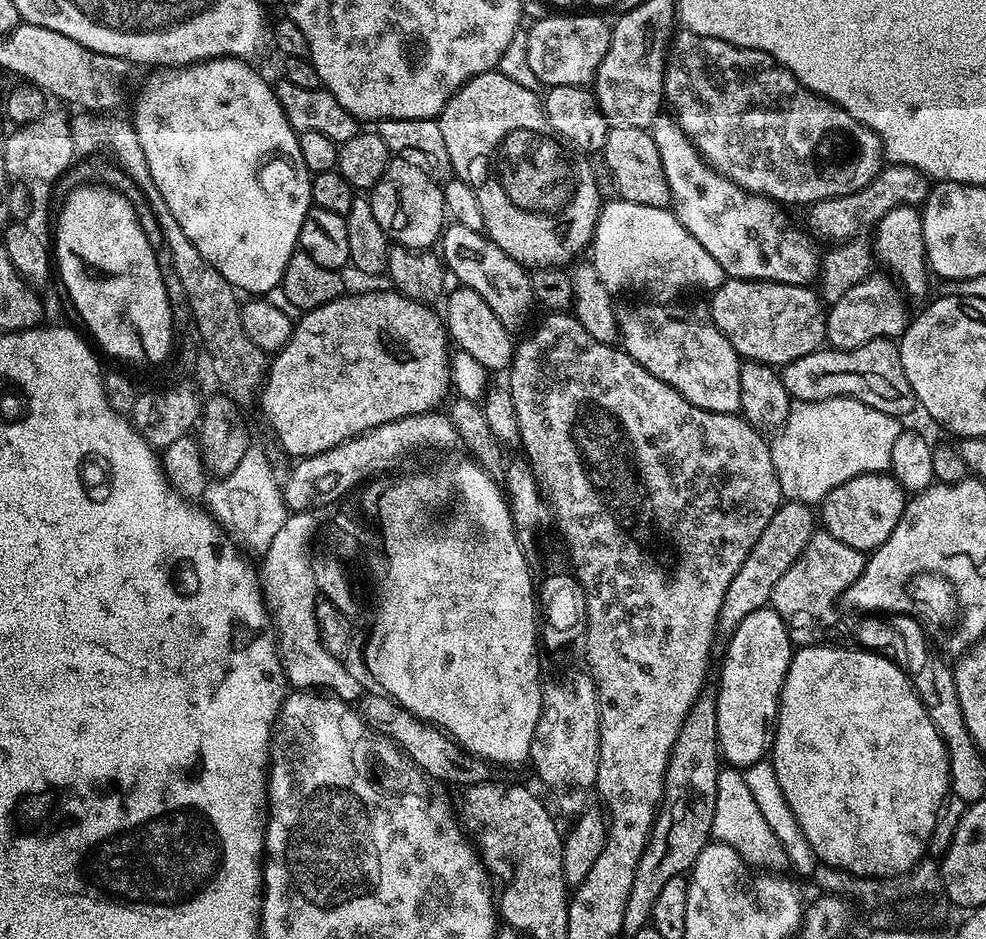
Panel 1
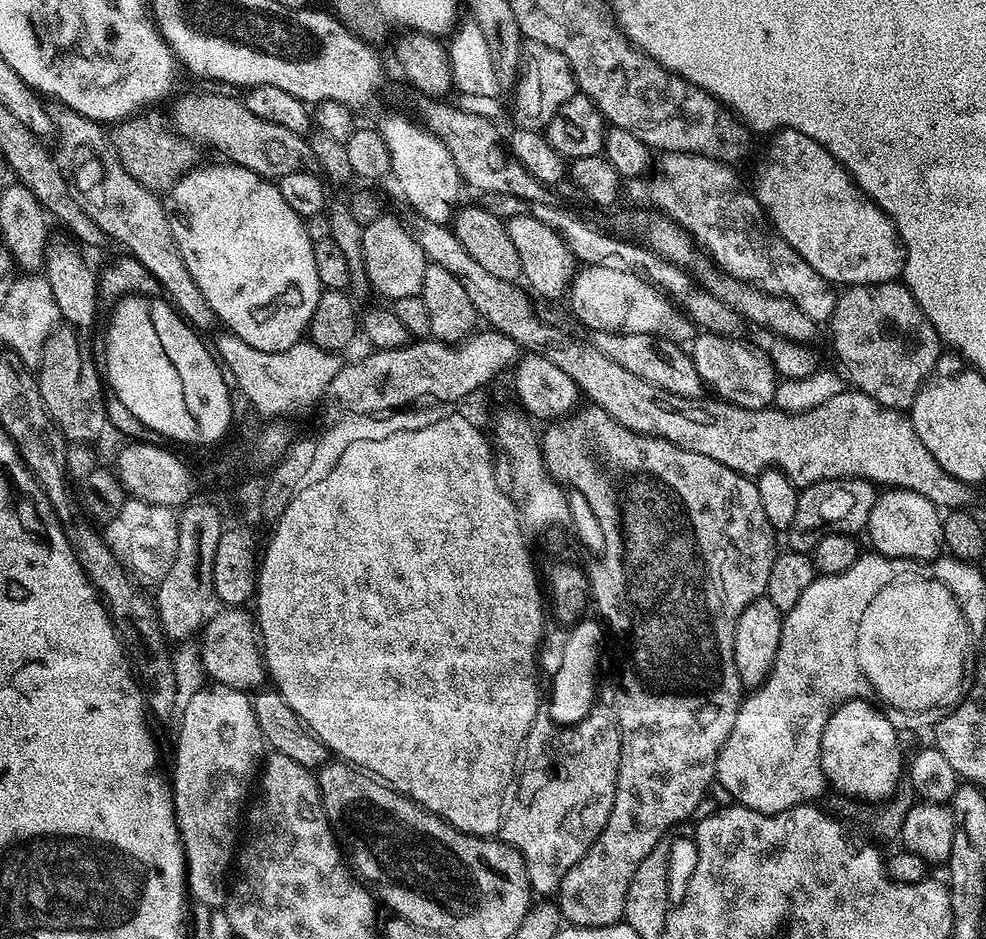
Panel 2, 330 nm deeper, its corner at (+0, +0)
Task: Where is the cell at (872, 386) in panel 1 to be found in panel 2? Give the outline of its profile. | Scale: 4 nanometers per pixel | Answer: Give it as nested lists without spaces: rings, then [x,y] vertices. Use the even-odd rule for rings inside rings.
[[[618,332],[595,333],[596,349],[622,366],[622,370],[630,370],[642,378],[642,382],[650,382],[650,386],[658,386],[670,394],[678,394],[682,398],[699,400],[705,395],[706,385],[694,366],[691,355],[684,352],[679,343],[667,338],[657,338],[653,333],[621,334]]]

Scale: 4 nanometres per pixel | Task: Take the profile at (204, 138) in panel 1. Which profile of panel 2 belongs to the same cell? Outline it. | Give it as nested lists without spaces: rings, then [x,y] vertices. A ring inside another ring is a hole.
[[[223,162],[224,164],[208,164],[205,168],[193,167],[191,172],[186,173],[174,187],[167,193],[166,207],[168,209],[168,221],[170,230],[178,242],[178,250],[186,262],[186,270],[190,270],[190,278],[198,282],[198,290],[205,296],[206,302],[210,302],[210,310],[214,310],[217,321],[229,333],[249,343],[257,350],[284,351],[290,346],[303,341],[308,331],[308,323],[314,314],[314,306],[318,306],[318,298],[322,291],[322,285],[318,278],[318,269],[314,266],[314,250],[310,238],[304,229],[304,220],[297,212],[290,210],[286,198],[282,198],[279,183],[273,182],[269,177],[254,174],[250,169],[240,164]]]

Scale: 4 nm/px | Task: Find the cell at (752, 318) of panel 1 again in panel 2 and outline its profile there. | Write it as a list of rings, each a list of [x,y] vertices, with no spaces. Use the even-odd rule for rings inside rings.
[[[701,331],[691,341],[690,355],[698,374],[717,397],[746,410],[769,407],[776,399],[778,377],[772,359],[747,339]]]

